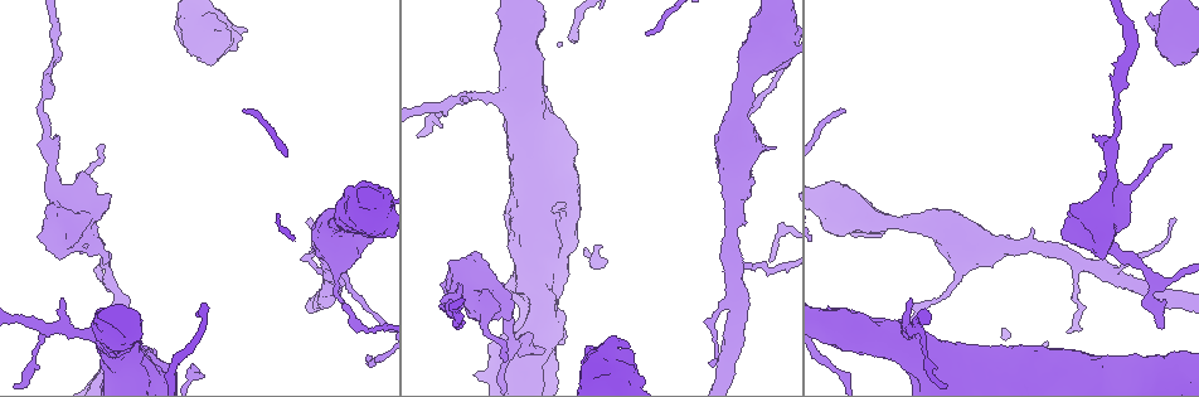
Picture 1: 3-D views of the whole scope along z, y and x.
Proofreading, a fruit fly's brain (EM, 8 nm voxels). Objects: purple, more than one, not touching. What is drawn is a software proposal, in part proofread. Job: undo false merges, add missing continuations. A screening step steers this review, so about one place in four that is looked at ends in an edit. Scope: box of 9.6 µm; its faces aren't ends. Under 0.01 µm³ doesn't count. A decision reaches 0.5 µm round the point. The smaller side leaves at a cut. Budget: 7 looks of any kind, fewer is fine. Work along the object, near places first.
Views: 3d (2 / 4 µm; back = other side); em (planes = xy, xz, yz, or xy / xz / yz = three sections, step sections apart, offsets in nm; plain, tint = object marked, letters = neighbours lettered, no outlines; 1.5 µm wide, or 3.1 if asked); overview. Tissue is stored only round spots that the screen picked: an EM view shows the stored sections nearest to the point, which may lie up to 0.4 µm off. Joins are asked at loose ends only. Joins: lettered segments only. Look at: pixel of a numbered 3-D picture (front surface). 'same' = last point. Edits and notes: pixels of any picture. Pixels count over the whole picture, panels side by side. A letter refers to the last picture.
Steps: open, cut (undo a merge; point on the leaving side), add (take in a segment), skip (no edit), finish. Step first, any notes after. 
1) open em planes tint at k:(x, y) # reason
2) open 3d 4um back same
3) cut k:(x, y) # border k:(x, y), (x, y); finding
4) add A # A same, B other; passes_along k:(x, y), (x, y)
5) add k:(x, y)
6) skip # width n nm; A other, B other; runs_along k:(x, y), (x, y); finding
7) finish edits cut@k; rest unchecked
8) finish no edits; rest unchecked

open 3d 2um at 1:(1109, 271) # branch point

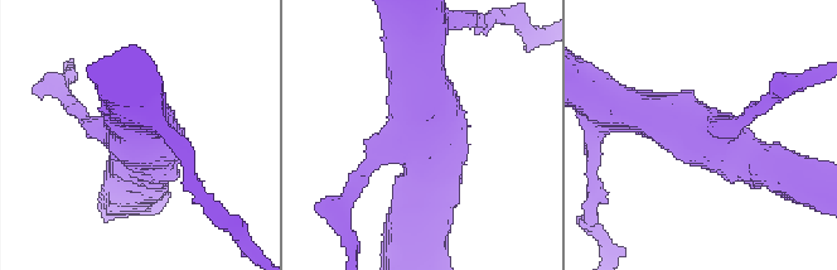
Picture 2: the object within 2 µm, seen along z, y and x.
open em yz step 8 tint at 2:(705, 136) # arms 3

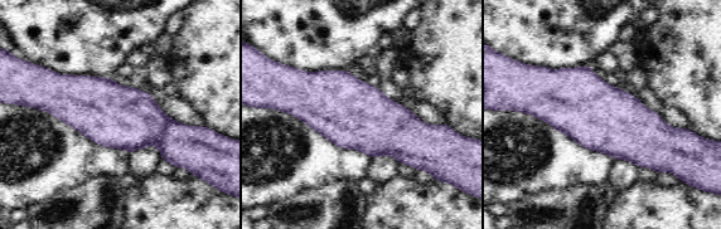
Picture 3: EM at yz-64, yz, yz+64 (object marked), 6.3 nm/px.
open em planes letters same

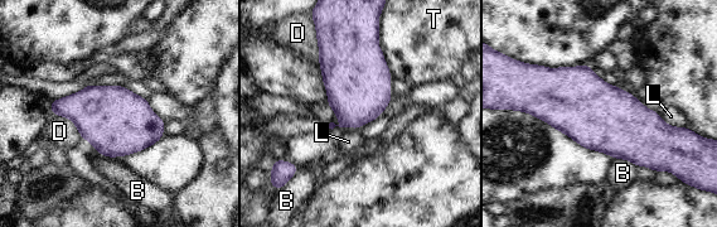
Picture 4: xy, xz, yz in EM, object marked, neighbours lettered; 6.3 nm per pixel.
skip # B other, D other, L other, T other; one neuron here

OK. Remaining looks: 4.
open 3d 2um at 1:(915, 328) # calibre changes

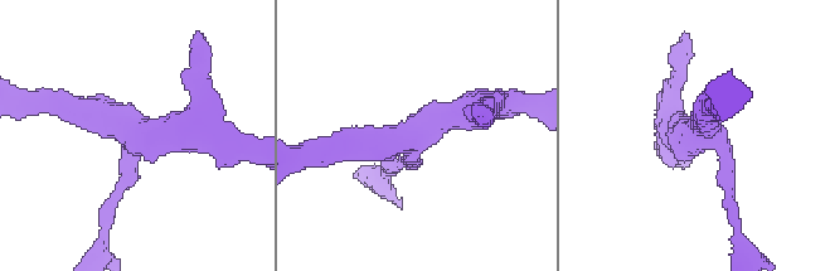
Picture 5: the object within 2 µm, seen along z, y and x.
open em planes letters at 5:(124, 128) # arms 3; now the EM

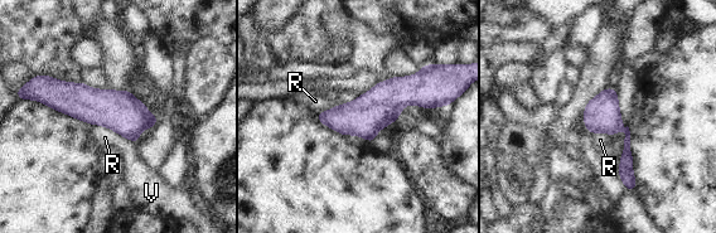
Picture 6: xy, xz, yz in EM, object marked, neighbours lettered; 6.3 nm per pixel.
skip # longest_contact R 340 nm; R other, V other; border 6:(87, 122), (110, 127), (135, 144); one neuron here

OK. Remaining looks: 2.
finish no edits; rest unchecked

